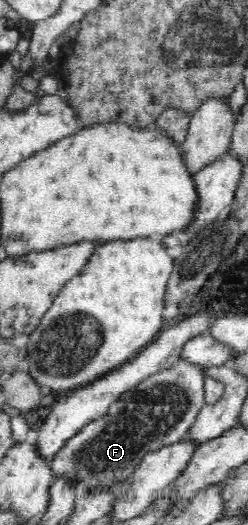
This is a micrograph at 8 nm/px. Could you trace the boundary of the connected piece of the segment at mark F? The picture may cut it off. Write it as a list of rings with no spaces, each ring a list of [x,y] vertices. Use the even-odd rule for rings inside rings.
[[[178,359],[169,369],[145,378],[136,388],[120,395],[110,405],[108,414],[84,426],[52,459],[55,476],[71,474],[77,480],[77,492],[98,490],[102,486],[122,483],[136,470],[146,452],[158,450],[164,444],[185,439],[193,428],[198,412],[206,406],[204,390],[205,367]],[[162,402],[166,402],[166,422],[162,418]],[[166,424],[166,426],[140,426]]]

